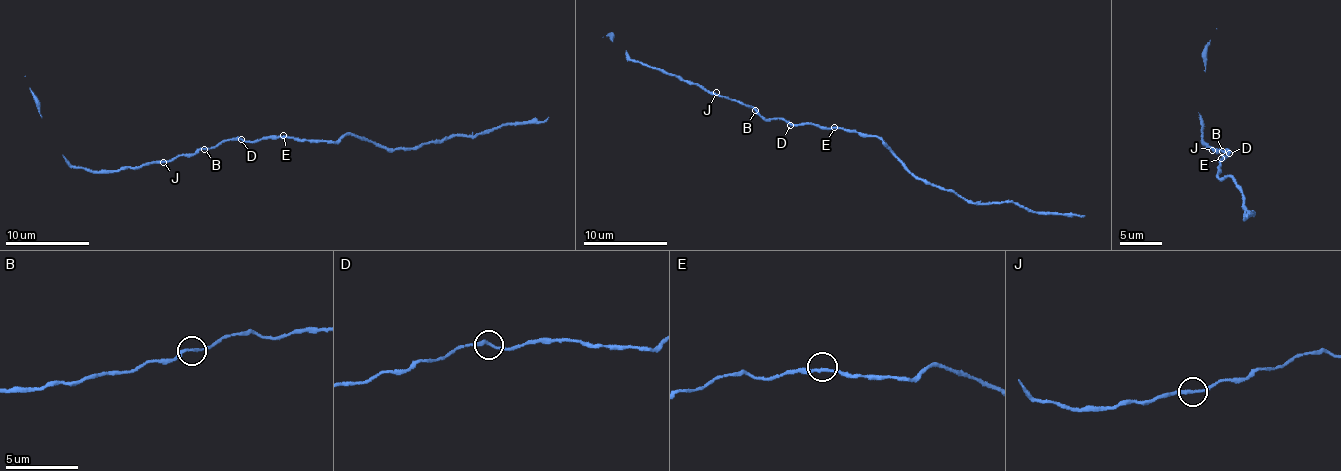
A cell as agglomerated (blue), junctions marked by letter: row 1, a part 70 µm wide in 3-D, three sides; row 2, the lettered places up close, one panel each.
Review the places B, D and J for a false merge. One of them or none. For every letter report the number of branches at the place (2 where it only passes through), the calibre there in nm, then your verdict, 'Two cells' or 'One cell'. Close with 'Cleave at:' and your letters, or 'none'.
B: Branches: 2. Thickness 200 nm. One cell
D: Branches: 2. Thickness 200 nm. One cell
J: Branches: 2. Thickness 220 nm. One cell
Cleave at: none

